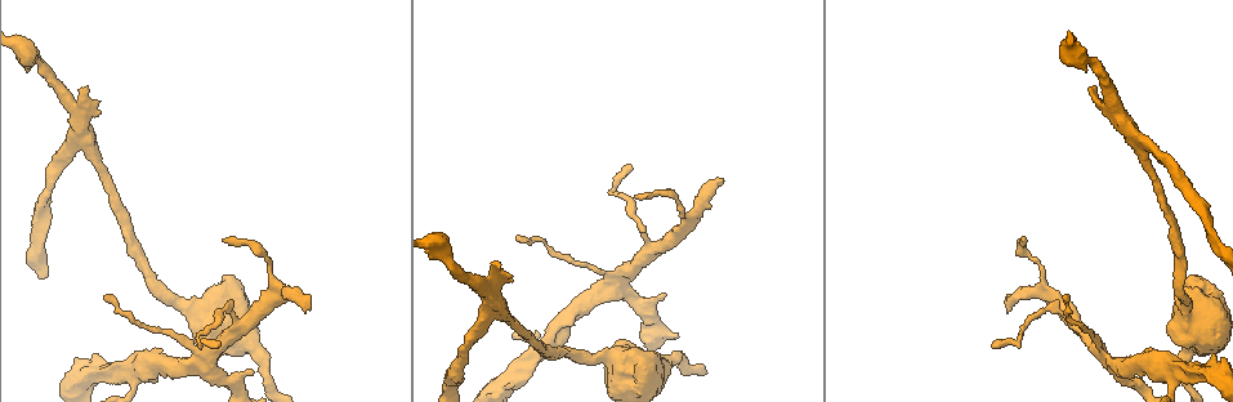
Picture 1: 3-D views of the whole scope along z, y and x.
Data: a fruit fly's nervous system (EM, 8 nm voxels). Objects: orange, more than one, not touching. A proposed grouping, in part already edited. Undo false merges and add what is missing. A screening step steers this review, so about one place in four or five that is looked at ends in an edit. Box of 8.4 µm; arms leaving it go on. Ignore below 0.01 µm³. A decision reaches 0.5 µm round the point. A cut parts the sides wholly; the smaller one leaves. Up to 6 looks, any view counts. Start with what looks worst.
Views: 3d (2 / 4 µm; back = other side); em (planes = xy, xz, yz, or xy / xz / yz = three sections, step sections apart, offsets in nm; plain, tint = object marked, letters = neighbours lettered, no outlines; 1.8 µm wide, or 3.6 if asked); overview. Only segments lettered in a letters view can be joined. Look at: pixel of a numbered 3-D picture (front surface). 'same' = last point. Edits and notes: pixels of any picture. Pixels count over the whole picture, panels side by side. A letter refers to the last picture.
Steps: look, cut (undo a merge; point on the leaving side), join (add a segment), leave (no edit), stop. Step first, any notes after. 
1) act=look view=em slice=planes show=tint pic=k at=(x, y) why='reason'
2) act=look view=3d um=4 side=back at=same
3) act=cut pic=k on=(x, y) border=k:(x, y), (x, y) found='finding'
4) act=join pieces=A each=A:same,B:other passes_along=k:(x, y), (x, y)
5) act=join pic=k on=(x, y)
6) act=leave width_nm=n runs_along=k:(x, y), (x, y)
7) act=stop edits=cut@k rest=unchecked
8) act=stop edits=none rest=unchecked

act=look view=3d um=2 side=back pic=1 at=(311, 296) why='an open end'

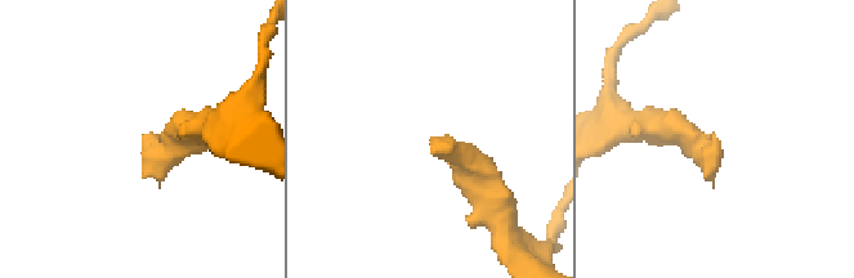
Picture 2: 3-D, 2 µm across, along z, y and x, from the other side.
act=look view=em slice=planes show=letters pic=2 at=(436, 139)

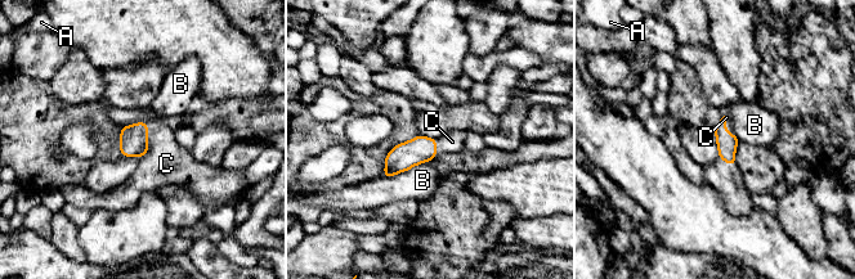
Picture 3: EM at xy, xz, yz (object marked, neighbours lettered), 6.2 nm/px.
act=join pieces=C width_nm=120 longest_contact=B:320nm each=A:other,B:other,C:same found='it goes on there'

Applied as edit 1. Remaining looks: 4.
act=look view=3d um=2 pic=1 at=(242, 324) why='thick turns thin'

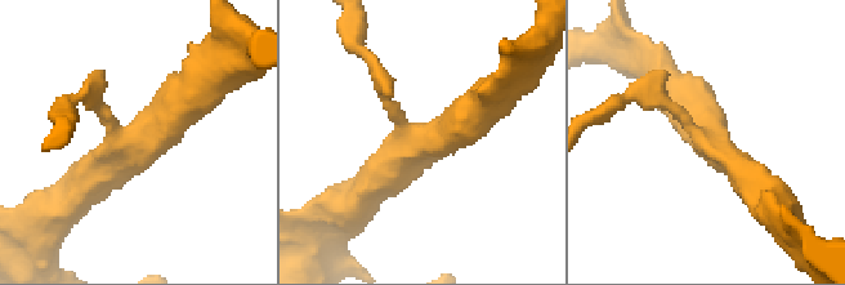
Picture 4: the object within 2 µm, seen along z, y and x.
act=look view=em slice=yz step=8 show=letters pic=4 at=(714, 146) arms=3 why='need the tissue'

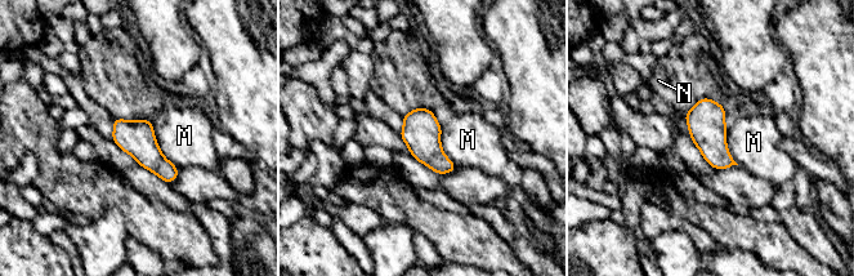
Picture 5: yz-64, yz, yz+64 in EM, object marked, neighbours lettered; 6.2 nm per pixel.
act=leave longest_contact=M:340nm each=M:other,N:other found='one neuron here'

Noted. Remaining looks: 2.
act=stop edits=join@3 rest=unchecked

